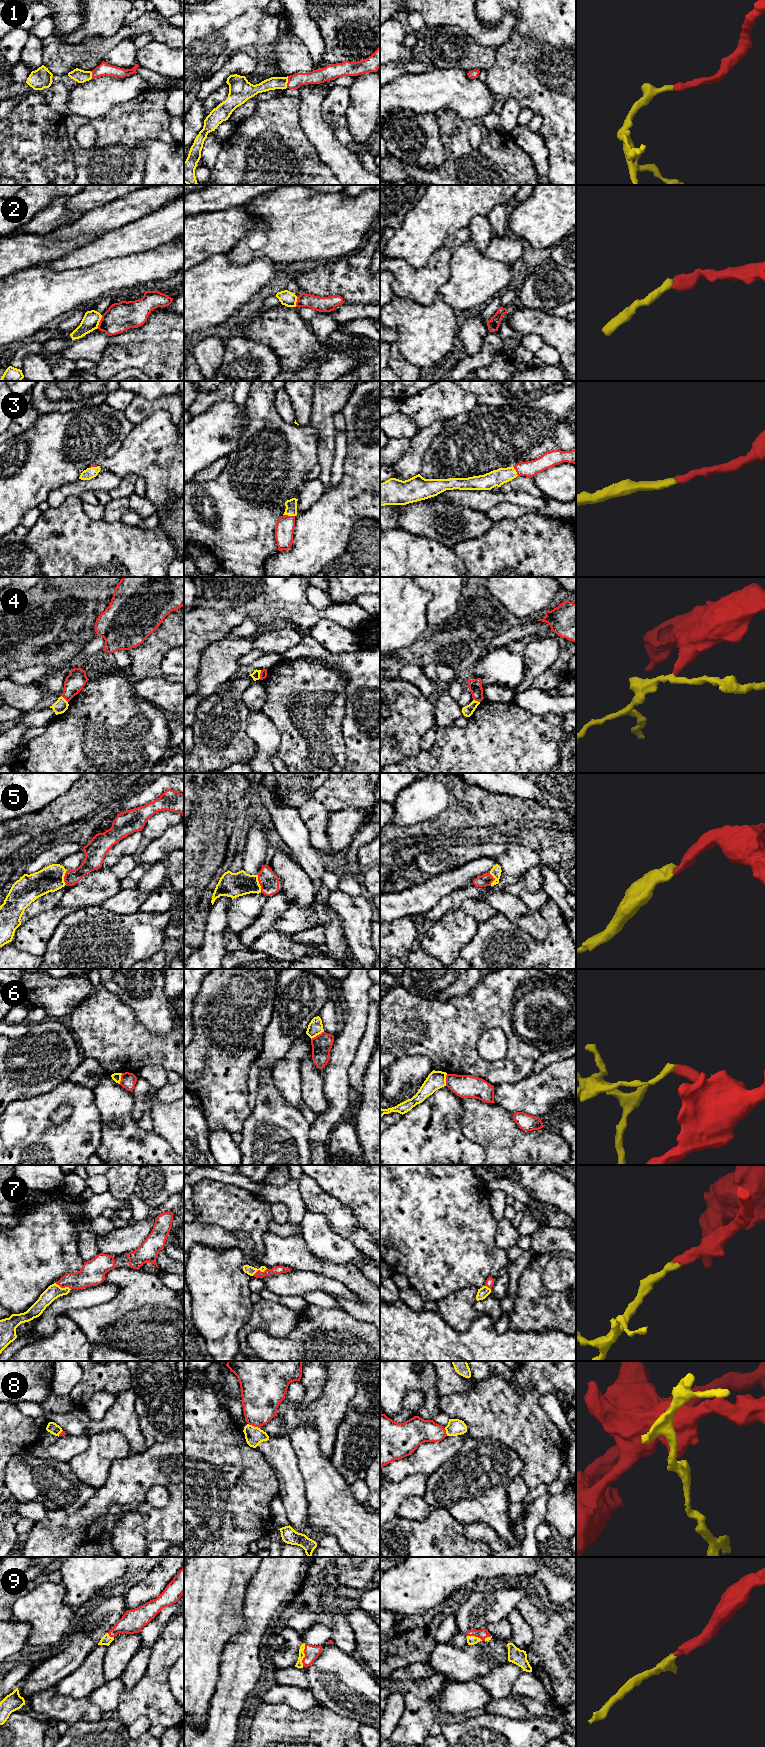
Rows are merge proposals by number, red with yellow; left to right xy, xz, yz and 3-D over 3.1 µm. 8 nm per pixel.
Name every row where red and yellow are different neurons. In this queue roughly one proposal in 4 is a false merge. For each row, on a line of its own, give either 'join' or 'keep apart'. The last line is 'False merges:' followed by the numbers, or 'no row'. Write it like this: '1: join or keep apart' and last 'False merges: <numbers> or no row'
1: join
2: join
3: join
4: keep apart
5: join
6: keep apart
7: join
8: keep apart
9: join
False merges: 4, 6, 8

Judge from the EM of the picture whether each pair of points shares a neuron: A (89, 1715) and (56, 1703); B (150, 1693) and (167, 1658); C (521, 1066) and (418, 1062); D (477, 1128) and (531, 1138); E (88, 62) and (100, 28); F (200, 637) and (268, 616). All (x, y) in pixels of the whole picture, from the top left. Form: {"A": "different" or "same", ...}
{"A": "same", "B": "same", "C": "different", "D": "same", "E": "different", "F": "same"}

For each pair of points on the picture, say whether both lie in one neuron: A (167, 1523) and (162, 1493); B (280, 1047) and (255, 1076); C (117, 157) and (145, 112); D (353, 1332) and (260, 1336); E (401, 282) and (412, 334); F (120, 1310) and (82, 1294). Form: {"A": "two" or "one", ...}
{"A": "two", "B": "one", "C": "one", "D": "one", "E": "two", "F": "two"}

